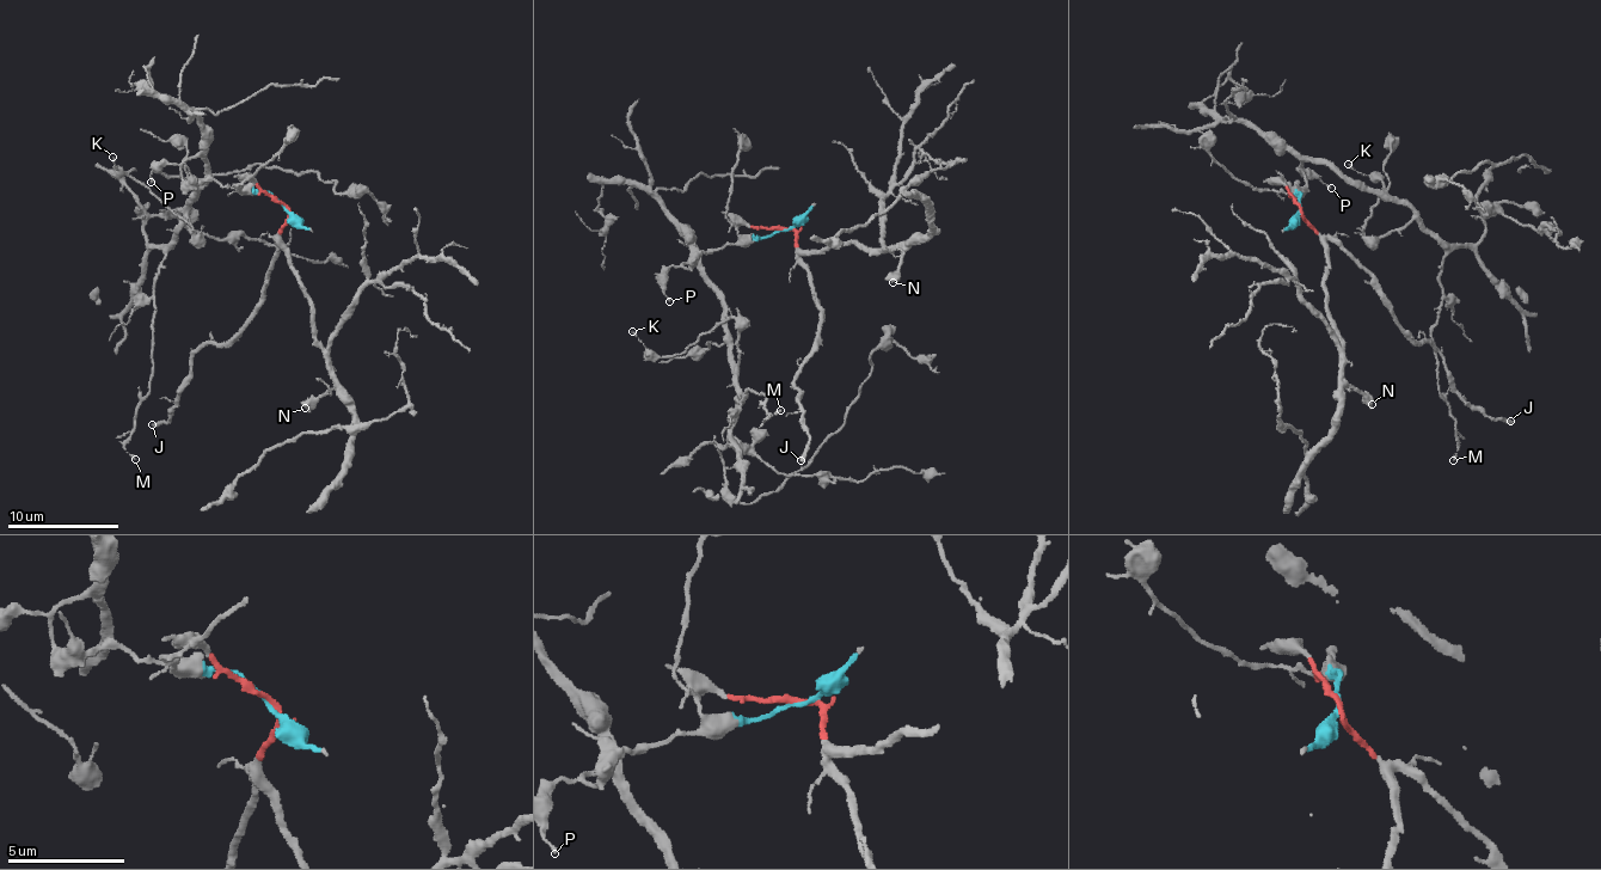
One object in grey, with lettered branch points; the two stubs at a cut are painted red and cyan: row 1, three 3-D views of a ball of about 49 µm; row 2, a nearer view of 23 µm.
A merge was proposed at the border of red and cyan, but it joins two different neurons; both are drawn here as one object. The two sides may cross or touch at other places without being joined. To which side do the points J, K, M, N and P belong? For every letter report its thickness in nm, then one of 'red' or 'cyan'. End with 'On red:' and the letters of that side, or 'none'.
J: calibre 280 nm; red
K: calibre 120 nm; cyan
M: calibre 160 nm; cyan
N: calibre 600 nm; red
P: calibre 120 nm; cyan
On red: J, N

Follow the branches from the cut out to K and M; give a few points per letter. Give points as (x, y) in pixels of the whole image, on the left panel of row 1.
K: (282, 207), (261, 190), (189, 182), (184, 163), (201, 157), (206, 176), (189, 198), (194, 233), (112, 157)
M: (282, 207), (191, 182), (181, 165), (202, 157), (204, 176), (154, 281), (148, 394), (124, 446), (135, 460)

